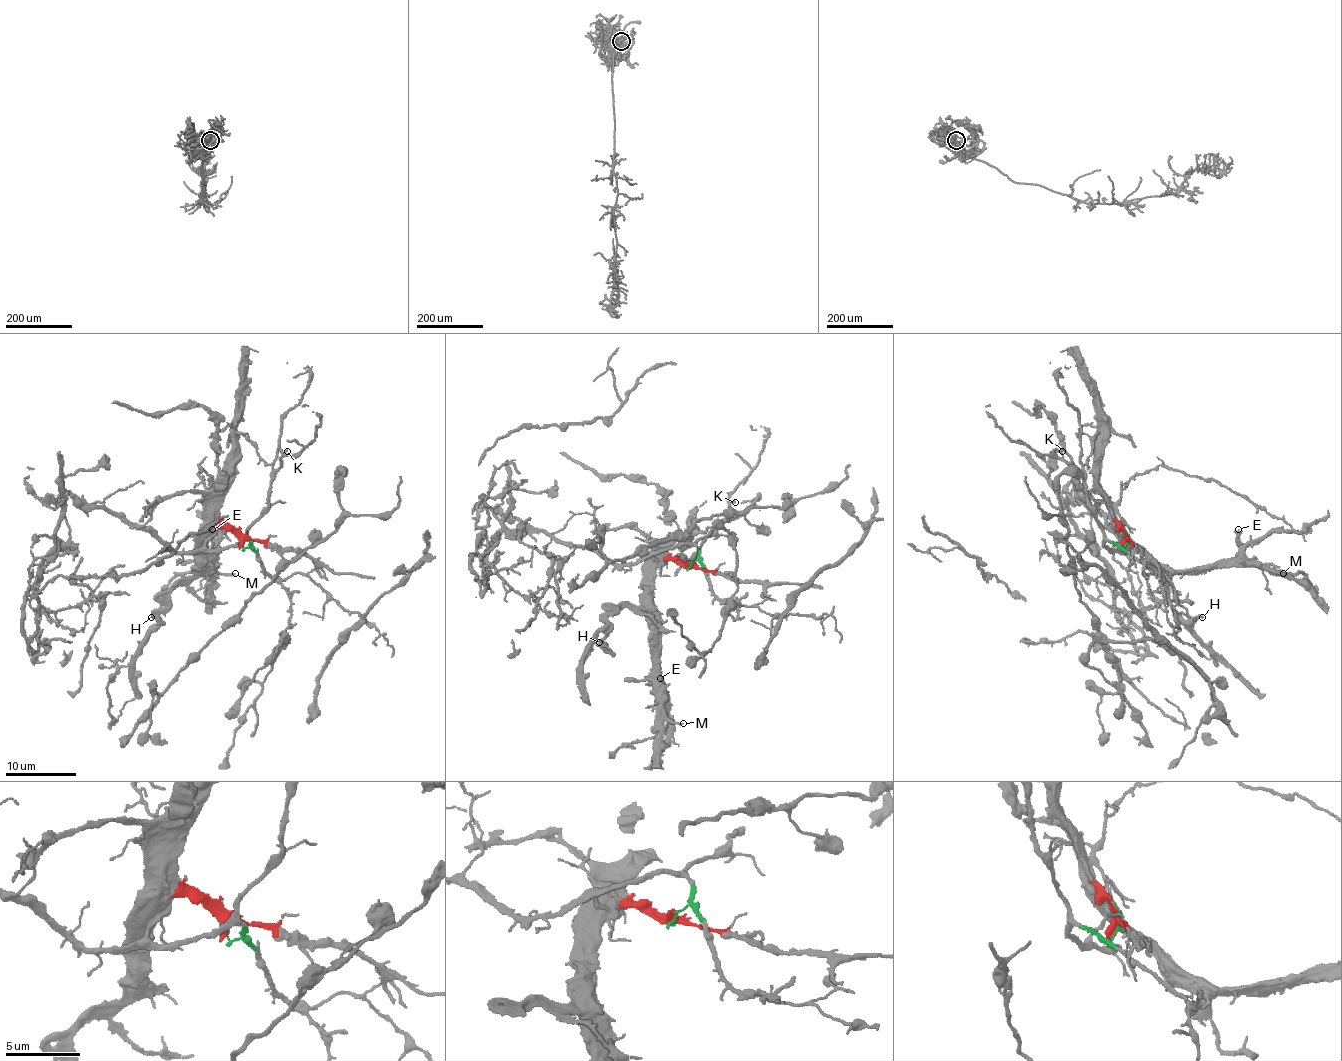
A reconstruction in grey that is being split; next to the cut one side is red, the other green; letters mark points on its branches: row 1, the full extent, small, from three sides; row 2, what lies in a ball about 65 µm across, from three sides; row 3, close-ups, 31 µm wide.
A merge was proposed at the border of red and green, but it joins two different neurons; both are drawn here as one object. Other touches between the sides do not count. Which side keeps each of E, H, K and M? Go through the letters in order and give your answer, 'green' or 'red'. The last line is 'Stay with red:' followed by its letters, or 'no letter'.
E: red
H: red
K: green
M: red
Stay with red: E, H, M

